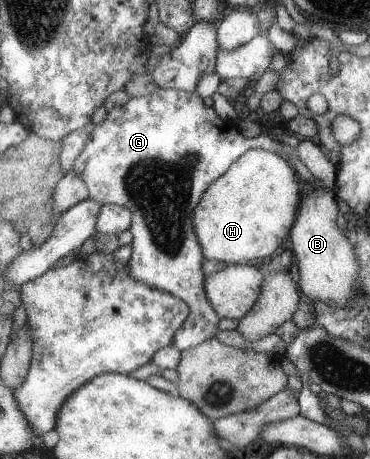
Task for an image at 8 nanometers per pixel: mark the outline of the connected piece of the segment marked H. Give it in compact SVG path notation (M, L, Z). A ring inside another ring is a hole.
M250 149L223 177L210 185L196 209L194 228L206 259L226 264L247 264L255 263L256 259L273 258L289 243L301 200L301 180L291 161L274 151Z

